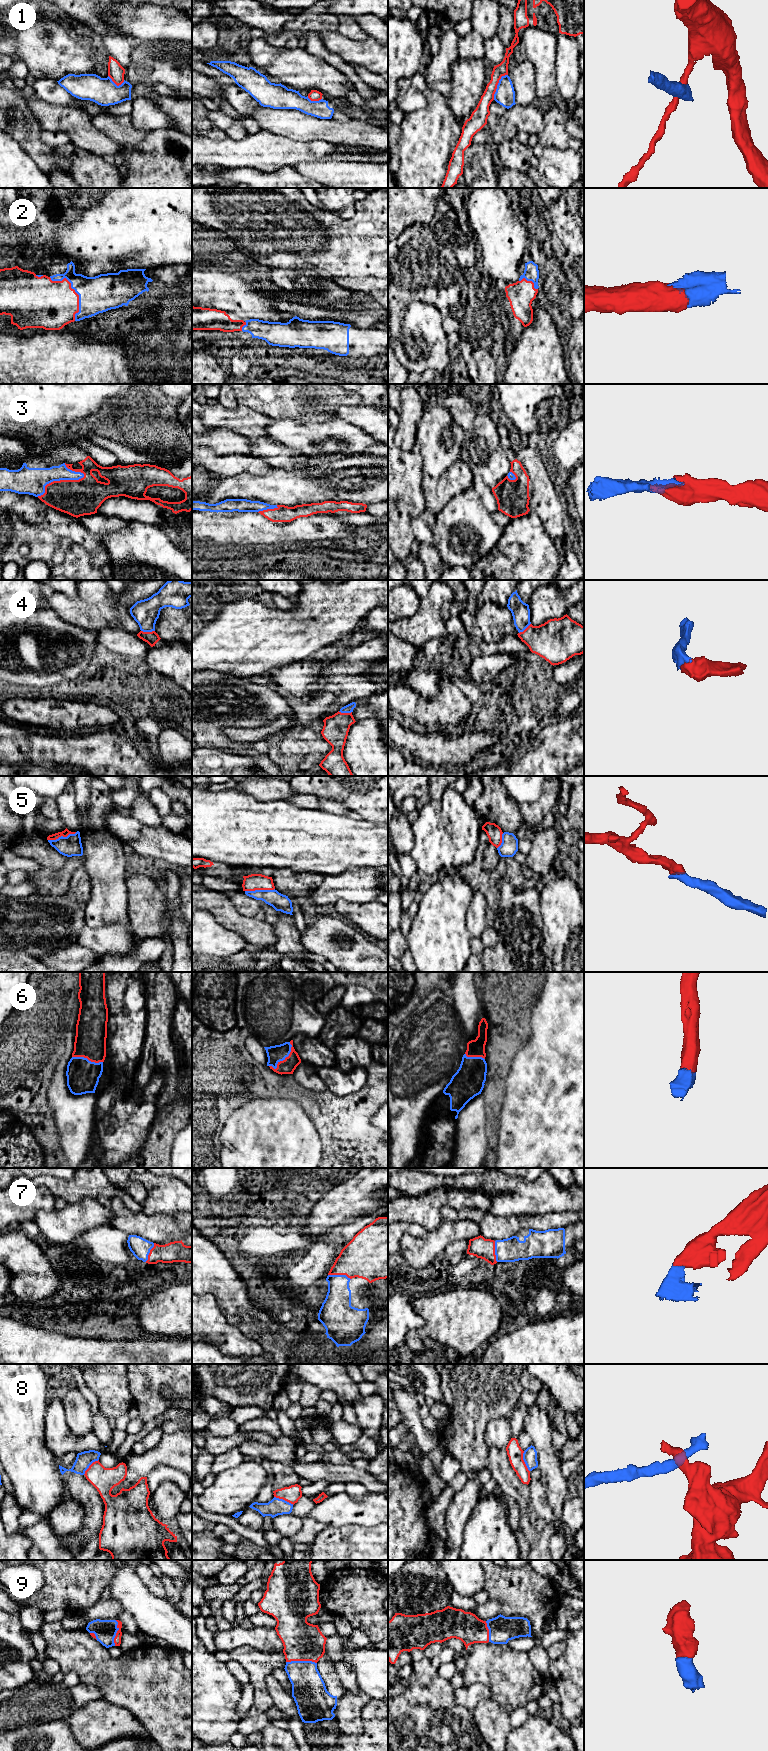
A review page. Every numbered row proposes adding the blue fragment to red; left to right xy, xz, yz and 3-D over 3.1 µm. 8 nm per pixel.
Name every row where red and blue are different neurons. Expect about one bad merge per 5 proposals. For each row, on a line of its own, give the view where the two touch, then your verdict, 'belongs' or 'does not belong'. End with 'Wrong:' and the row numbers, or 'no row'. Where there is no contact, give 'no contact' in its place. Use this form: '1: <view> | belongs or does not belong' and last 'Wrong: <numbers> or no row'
1: yz | does not belong
2: xy | belongs
3: xy | belongs
4: xy | belongs
5: xz | belongs
6: xz | belongs
7: xz | belongs
8: yz | does not belong
9: xz | belongs
Wrong: 1, 8

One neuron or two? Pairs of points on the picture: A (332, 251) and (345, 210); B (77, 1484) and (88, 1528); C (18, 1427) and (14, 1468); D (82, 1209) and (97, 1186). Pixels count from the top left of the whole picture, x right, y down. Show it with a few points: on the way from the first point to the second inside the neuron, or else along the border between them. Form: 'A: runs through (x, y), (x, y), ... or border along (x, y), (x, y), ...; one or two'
A: border along (356, 201), (351, 217), (337, 215); two
B: runs through (87, 1495), (91, 1500), (91, 1517); one
C: runs through (18, 1437), (18, 1458); one
D: border along (95, 1199), (83, 1198), (68, 1204); two

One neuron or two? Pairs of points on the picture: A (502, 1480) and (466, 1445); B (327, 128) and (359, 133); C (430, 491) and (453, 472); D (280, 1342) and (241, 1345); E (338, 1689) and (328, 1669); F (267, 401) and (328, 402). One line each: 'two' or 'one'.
A: two
B: one
C: one
D: two
E: one
F: one

